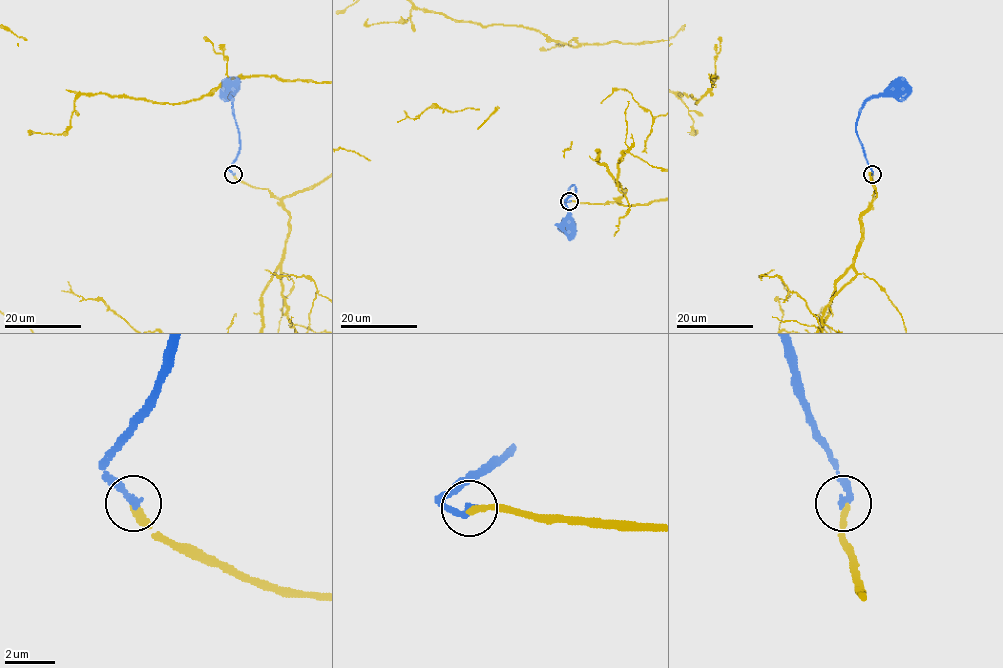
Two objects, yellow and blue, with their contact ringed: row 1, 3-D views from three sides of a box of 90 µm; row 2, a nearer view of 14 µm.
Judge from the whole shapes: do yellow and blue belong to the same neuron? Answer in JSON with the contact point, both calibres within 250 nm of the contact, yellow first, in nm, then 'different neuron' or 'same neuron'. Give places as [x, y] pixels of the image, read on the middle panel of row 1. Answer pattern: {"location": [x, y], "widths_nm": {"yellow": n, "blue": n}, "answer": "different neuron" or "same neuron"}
{"location": [569, 201], "widths_nm": {"yellow": 280, "blue": 320}, "answer": "same neuron"}

